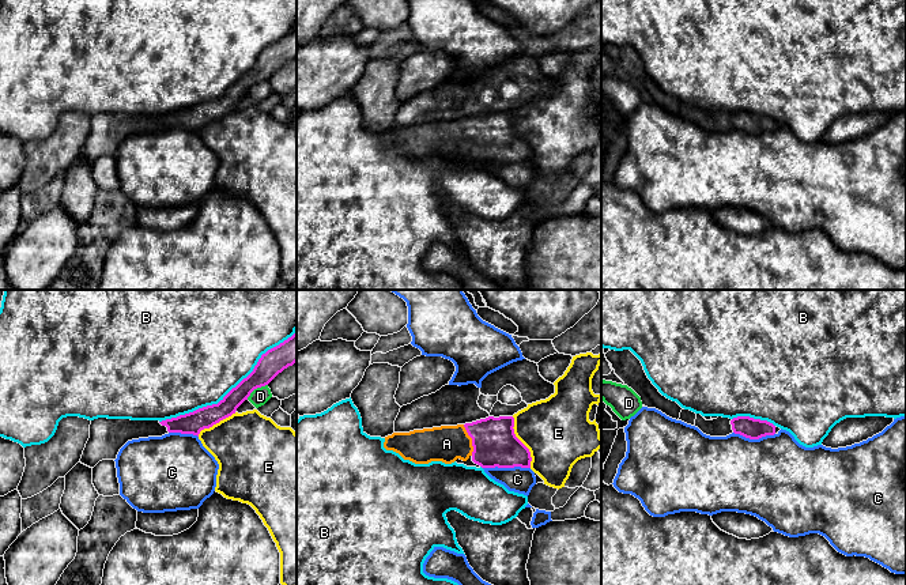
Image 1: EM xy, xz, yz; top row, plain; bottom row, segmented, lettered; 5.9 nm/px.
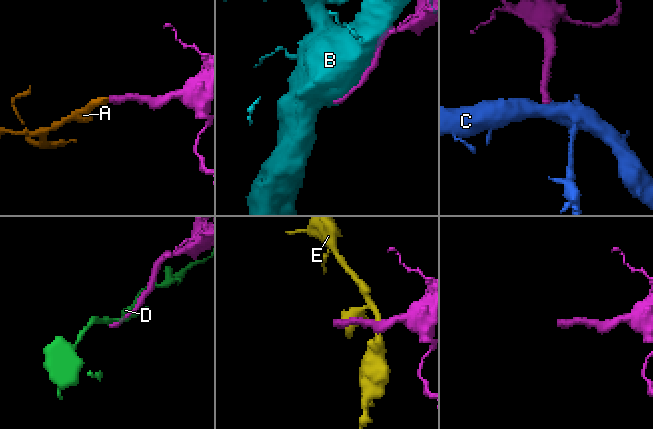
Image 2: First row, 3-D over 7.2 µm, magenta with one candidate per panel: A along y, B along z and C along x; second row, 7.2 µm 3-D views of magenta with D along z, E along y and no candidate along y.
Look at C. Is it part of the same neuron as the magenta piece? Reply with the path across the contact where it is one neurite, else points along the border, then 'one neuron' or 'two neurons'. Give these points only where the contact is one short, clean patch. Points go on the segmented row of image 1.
along xz (529, 467), (483, 468) | two neurons

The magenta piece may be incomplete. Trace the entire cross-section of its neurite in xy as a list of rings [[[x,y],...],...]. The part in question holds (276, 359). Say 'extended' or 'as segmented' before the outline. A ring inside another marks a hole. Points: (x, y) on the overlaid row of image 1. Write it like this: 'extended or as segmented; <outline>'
as segmented; [[[297,332],[261,355],[253,371],[233,388],[218,404],[159,422],[169,433],[200,434],[220,420],[235,414],[250,393],[268,385],[279,373],[297,362]]]

